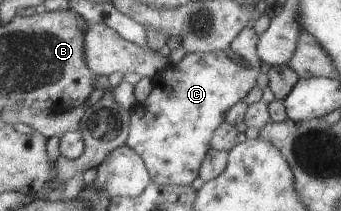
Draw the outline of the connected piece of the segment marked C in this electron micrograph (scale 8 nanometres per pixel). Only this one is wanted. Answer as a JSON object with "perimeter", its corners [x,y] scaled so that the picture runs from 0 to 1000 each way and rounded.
{"perimeter":[[[710,133],[663,242],[543,251],[522,299],[496,299],[440,370],[449,408],[431,464],[419,483],[405,464],[384,521],[384,626],[370,682],[416,744],[446,872],[557,882],[584,829],[589,763],[616,701],[622,626],[657,578],[657,536],[692,479],[716,469],[727,431],[751,403],[768,294],[748,227],[757,171],[739,133]]]}

